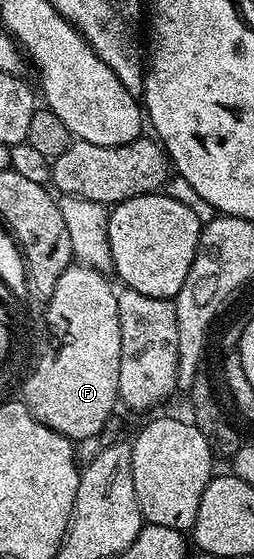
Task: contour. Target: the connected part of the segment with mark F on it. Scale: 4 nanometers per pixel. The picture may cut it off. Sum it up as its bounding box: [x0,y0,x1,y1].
[22,263,122,443]

